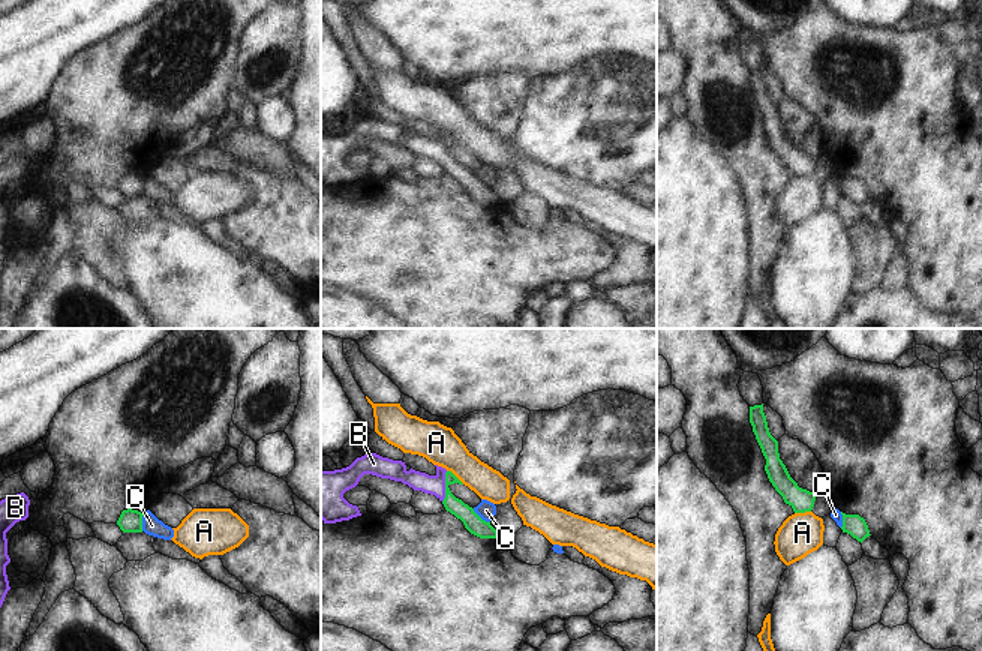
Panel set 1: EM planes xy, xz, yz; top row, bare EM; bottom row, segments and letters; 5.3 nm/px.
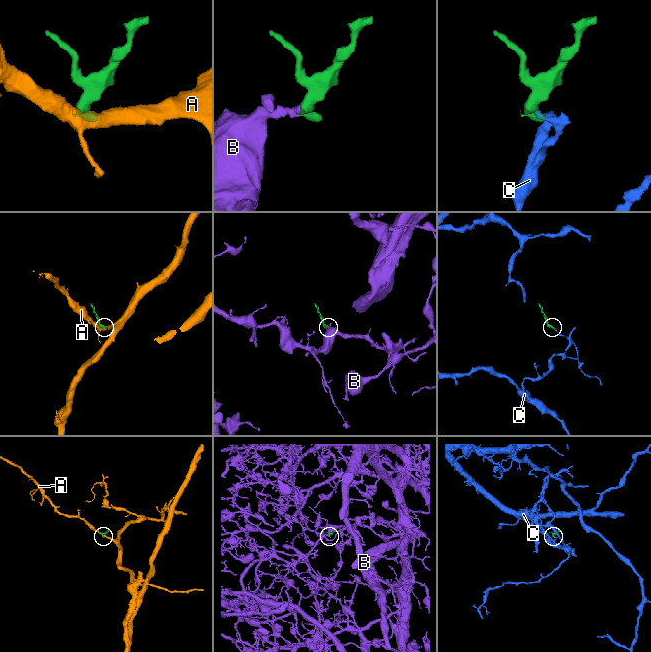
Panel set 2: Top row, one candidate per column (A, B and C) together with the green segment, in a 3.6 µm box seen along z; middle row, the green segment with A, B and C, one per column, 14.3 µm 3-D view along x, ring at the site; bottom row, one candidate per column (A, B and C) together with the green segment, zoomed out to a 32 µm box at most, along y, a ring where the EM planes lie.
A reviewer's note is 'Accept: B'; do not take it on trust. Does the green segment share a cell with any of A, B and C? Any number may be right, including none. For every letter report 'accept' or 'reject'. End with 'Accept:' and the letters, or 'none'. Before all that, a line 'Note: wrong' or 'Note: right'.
Note: right
A: reject
B: accept
C: reject
Accept: B

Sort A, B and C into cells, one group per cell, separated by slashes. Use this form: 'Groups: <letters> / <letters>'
Groups: A / B / C.

